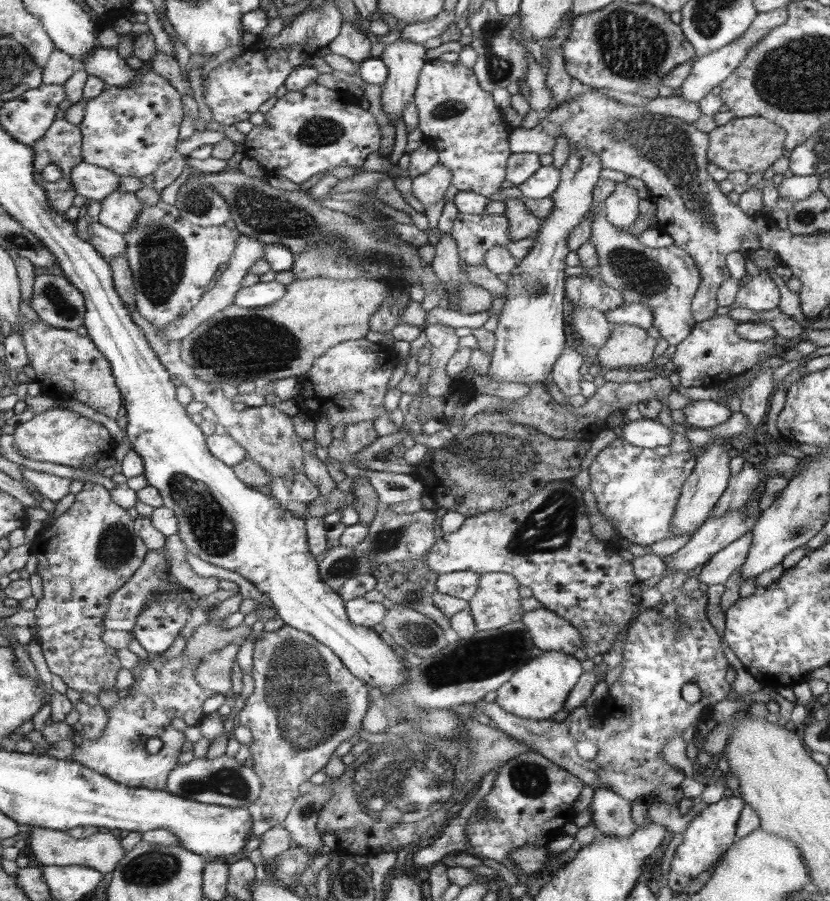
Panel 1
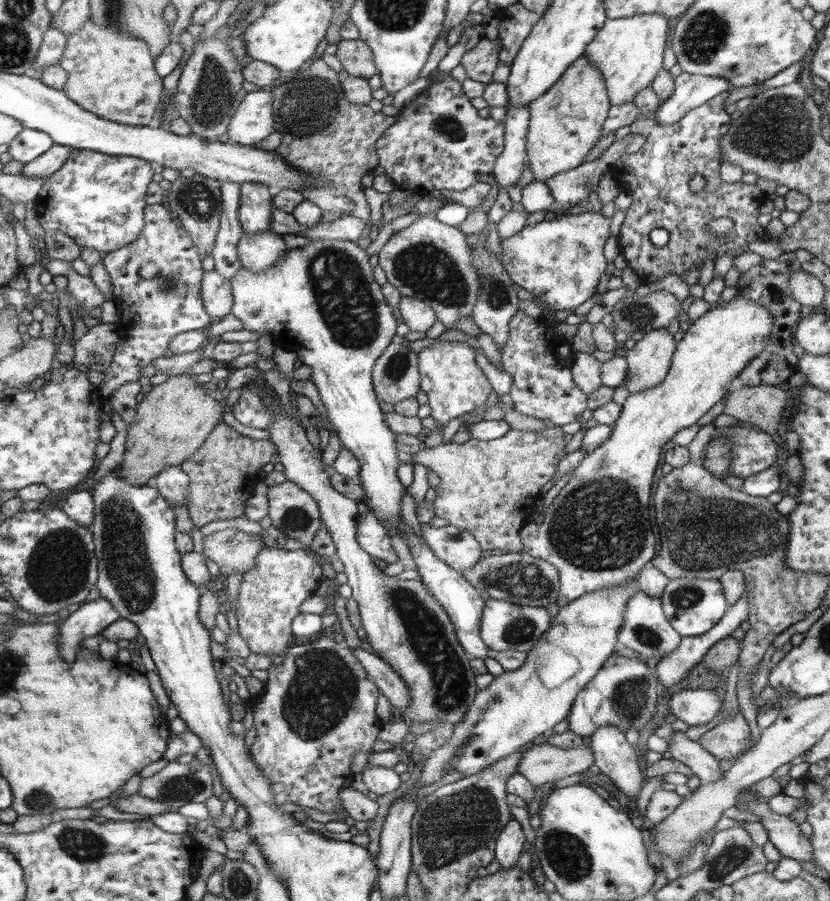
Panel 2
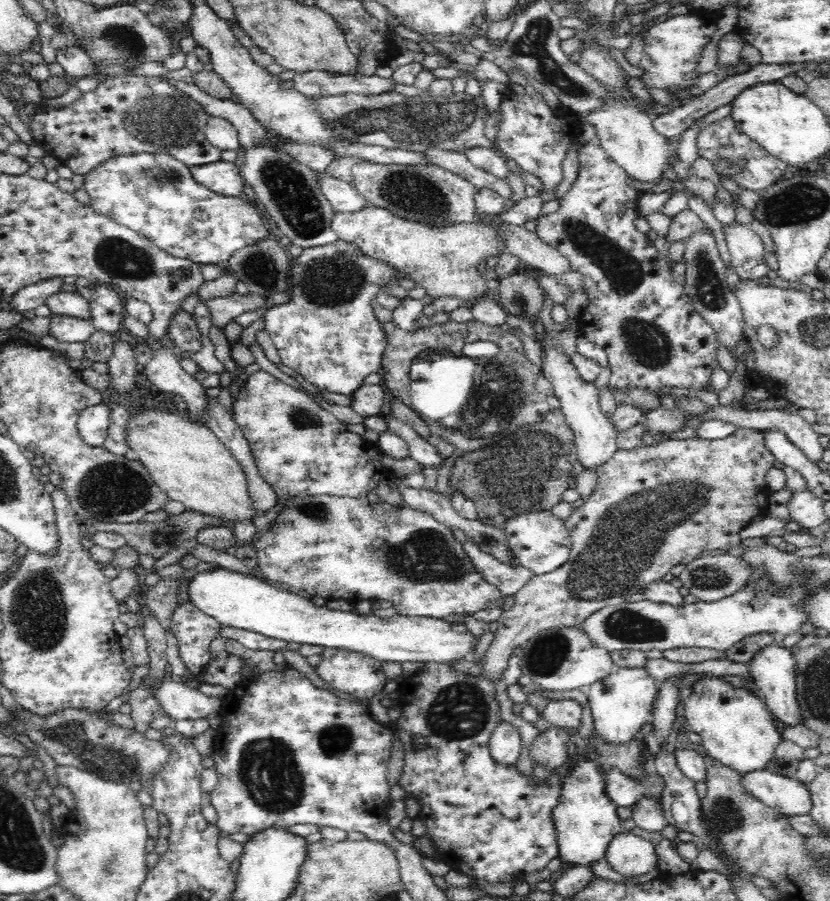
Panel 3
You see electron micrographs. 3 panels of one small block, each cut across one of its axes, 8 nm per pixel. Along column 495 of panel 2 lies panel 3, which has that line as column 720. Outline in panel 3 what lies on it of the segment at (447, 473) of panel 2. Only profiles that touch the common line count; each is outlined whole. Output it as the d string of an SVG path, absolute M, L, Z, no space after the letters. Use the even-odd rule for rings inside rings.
M737 428L732 436L728 436L728 438L723 438L722 440L706 440L696 436L686 439L663 440L650 446L642 444L630 450L616 450L614 456L609 458L608 462L604 462L604 464L596 470L596 488L592 496L565 519L565 525L568 527L571 541L571 552L568 562L553 572L534 575L515 595L514 604L510 606L510 610L504 610L497 620L499 628L496 630L496 635L483 656L481 674L487 676L494 684L495 679L498 679L506 670L508 660L513 655L513 650L518 646L524 645L531 638L540 634L540 632L549 629L581 627L581 623L584 622L590 614L593 614L594 611L598 611L600 608L604 608L604 606L612 606L615 603L626 601L626 596L637 594L641 590L644 590L648 584L661 580L666 574L670 573L670 570L674 566L680 564L686 566L706 551L728 551L729 548L738 547L741 541L739 535L740 530L746 528L748 523L751 523L756 516L766 514L768 497L772 491L768 485L766 485L764 476L766 476L766 472L774 466L774 460L775 456L768 450L766 442L764 442L764 433L759 430L746 428Z

